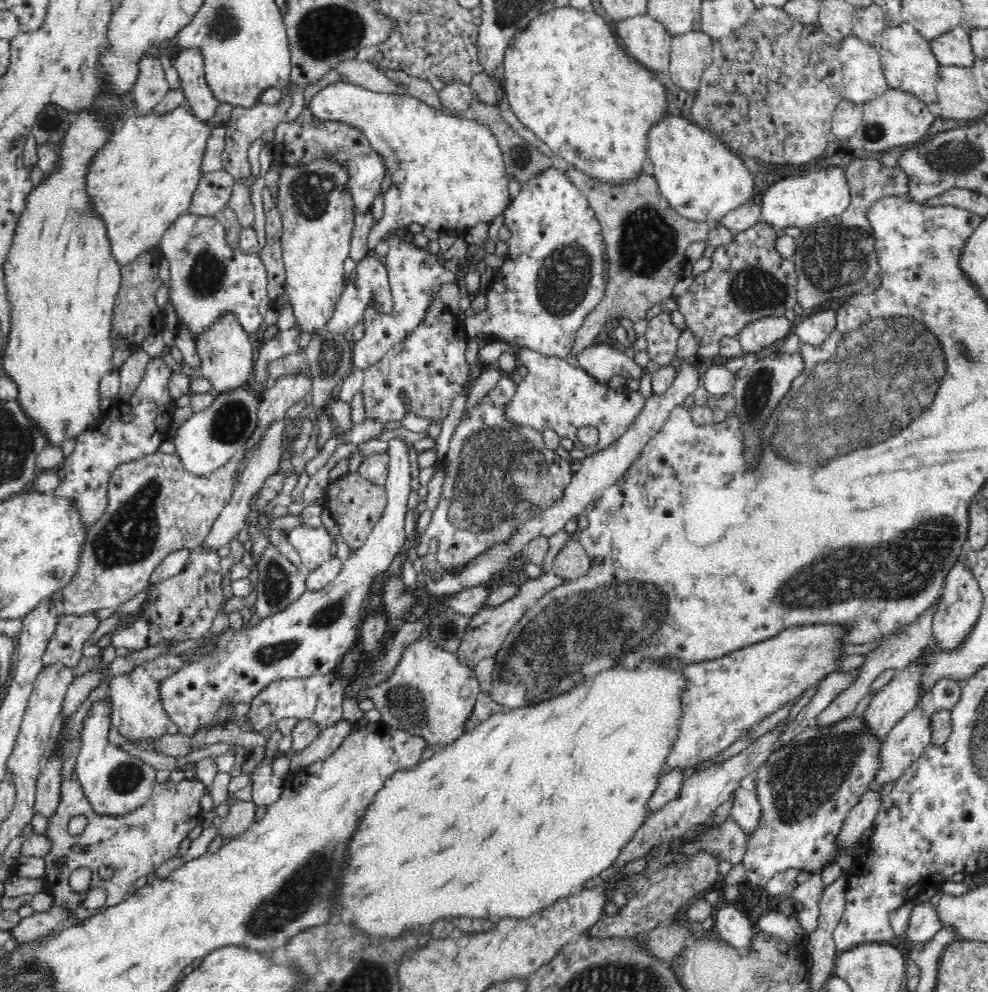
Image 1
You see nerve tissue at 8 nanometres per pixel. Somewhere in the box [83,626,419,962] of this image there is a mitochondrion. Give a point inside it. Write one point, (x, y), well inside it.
(298, 896)

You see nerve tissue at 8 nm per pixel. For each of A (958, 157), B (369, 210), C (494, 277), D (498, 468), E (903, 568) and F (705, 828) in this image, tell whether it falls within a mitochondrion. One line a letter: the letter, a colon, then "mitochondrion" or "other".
A: mitochondrion
B: other
C: other
D: mitochondrion
E: mitochondrion
F: other

